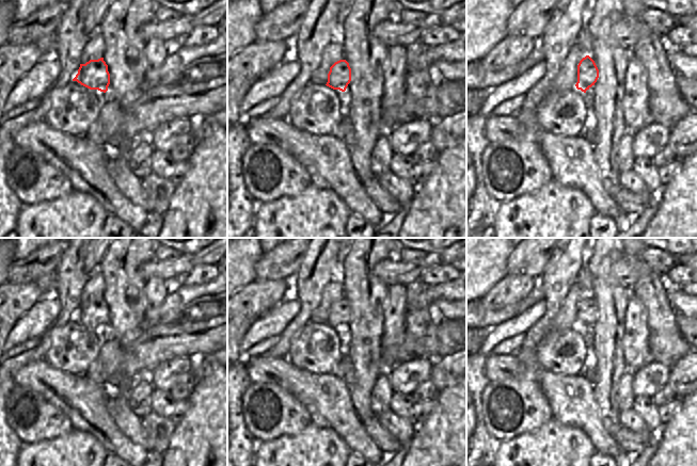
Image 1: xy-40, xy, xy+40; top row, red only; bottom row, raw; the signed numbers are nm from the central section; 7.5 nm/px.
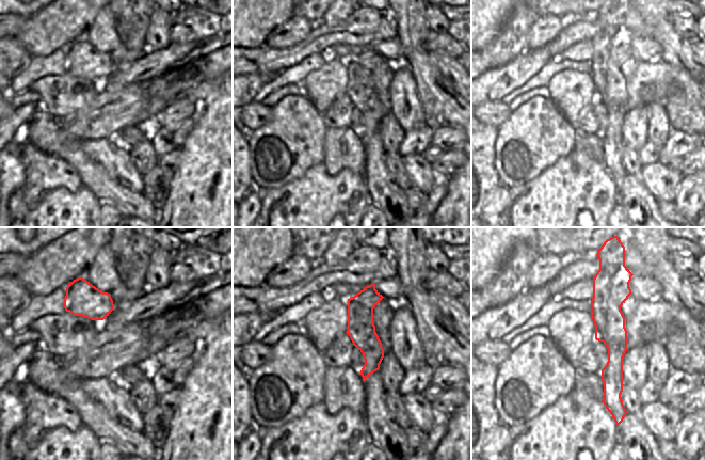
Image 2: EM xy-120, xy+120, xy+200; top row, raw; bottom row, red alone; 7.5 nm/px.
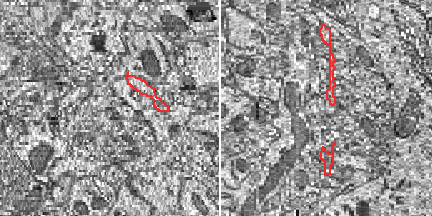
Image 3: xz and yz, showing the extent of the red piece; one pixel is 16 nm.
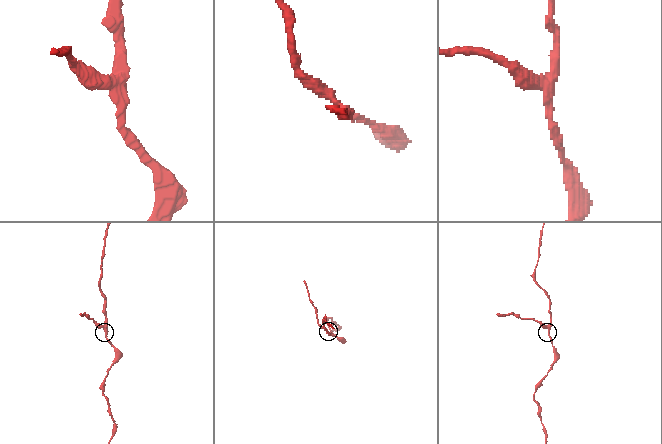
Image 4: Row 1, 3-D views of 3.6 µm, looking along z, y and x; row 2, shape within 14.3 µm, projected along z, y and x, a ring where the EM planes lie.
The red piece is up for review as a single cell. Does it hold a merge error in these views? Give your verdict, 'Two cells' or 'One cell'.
Two cells.

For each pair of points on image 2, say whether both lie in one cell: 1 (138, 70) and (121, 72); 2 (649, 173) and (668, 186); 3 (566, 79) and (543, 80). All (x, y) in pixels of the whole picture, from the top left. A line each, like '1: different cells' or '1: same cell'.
1: same cell
2: same cell
3: different cells

